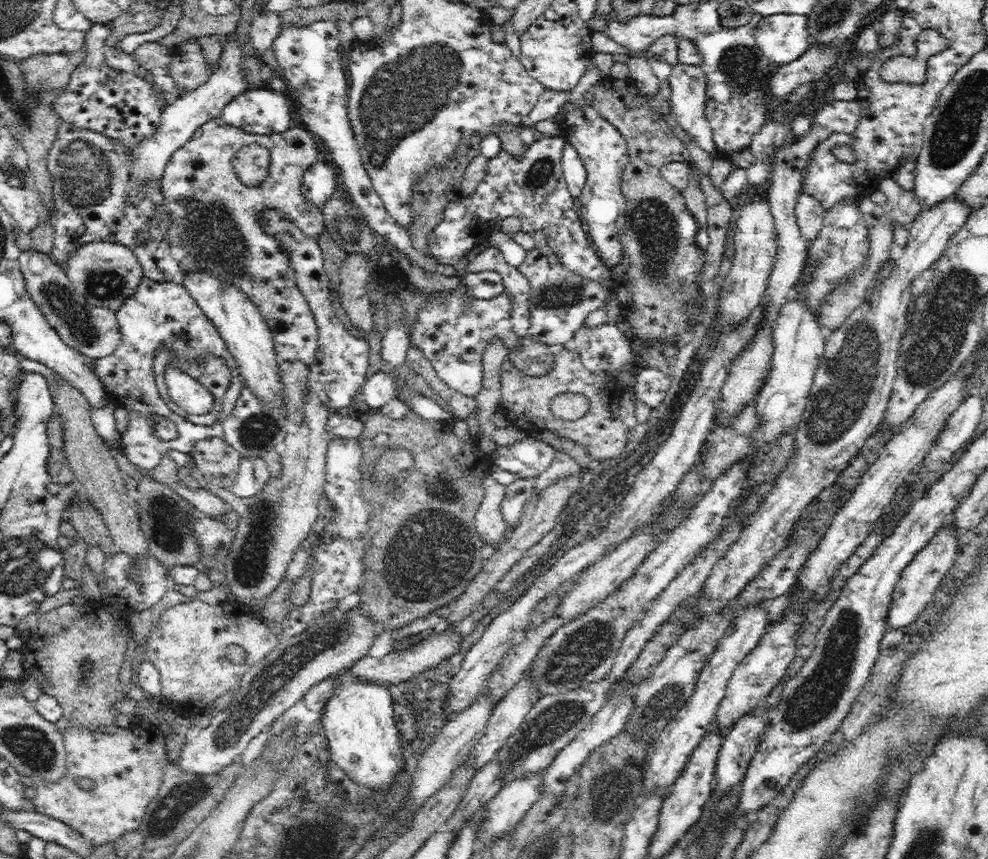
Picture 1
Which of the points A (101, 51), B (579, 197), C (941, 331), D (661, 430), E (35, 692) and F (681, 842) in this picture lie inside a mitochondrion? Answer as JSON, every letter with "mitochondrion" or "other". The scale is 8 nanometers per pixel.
{"A":"other","B":"other","C":"mitochondrion","D":"other","E":"other","F":"other"}

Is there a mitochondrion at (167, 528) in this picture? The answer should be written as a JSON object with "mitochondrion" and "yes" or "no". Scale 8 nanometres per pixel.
{"mitochondrion":"yes"}

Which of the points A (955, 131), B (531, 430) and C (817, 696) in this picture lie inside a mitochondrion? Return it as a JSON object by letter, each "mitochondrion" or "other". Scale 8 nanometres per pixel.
{"A":"mitochondrion","B":"other","C":"mitochondrion"}

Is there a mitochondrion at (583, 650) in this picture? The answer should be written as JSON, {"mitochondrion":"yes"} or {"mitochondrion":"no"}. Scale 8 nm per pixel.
{"mitochondrion":"yes"}

